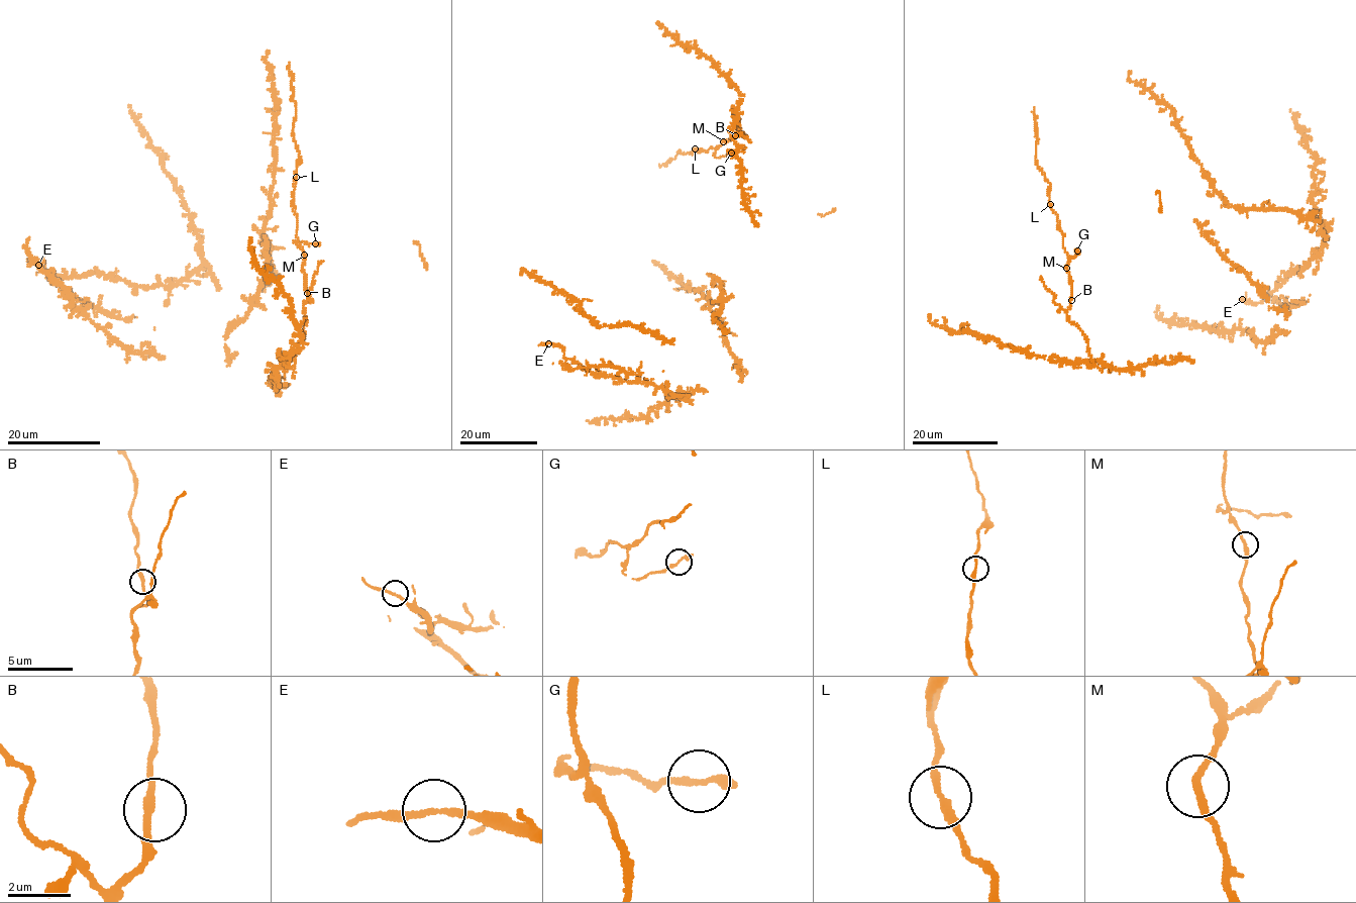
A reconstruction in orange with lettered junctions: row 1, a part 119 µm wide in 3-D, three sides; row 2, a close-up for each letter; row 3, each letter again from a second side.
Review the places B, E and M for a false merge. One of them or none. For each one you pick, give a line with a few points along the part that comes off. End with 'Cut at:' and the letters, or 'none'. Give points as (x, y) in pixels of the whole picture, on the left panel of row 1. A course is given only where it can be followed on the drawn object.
Cut at: none

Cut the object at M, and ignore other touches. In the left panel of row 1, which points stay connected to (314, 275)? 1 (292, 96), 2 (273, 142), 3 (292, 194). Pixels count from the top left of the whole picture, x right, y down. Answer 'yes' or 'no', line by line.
1: no
2: yes
3: no

